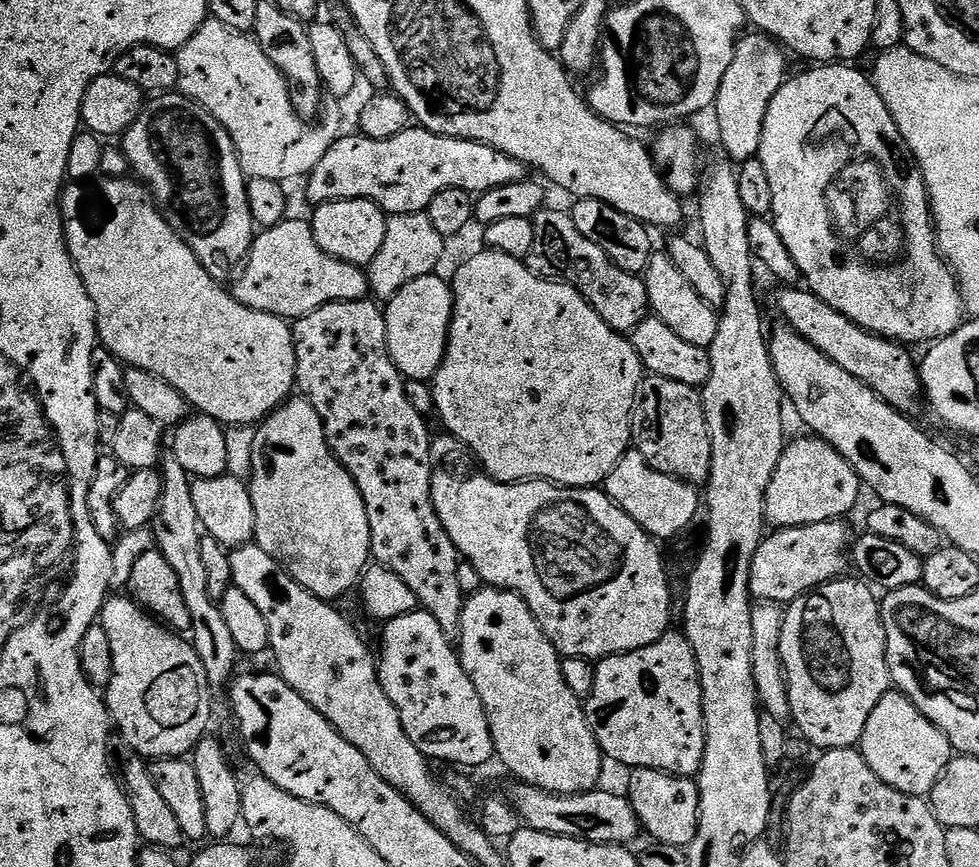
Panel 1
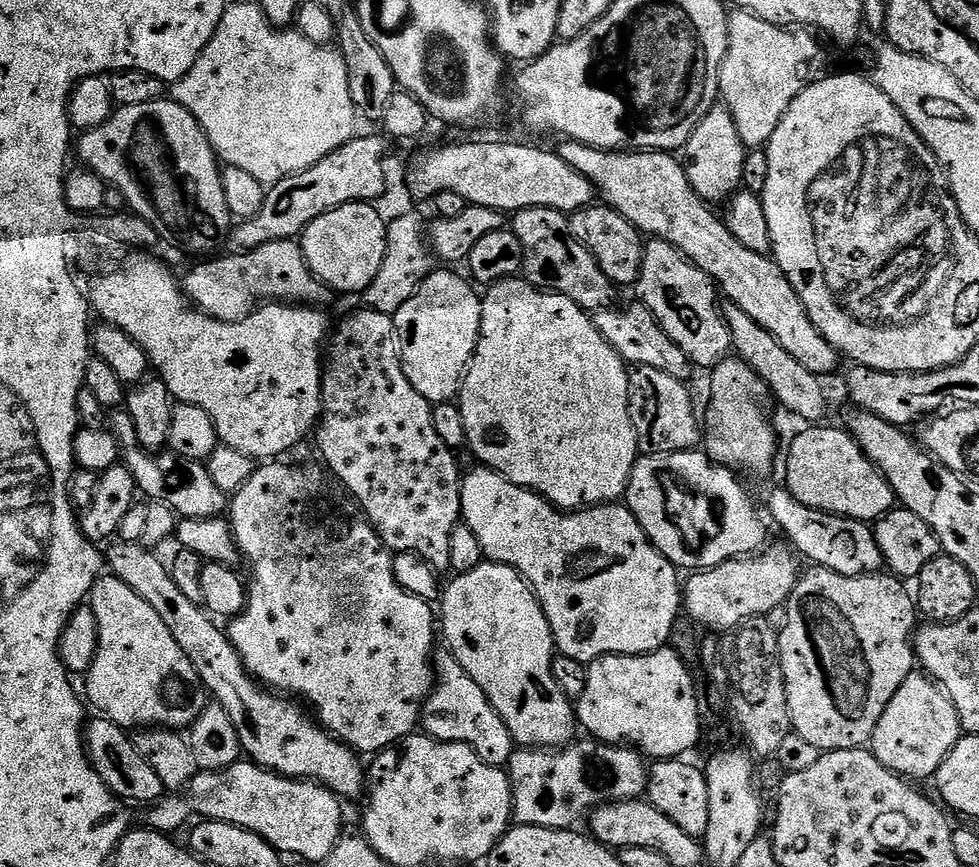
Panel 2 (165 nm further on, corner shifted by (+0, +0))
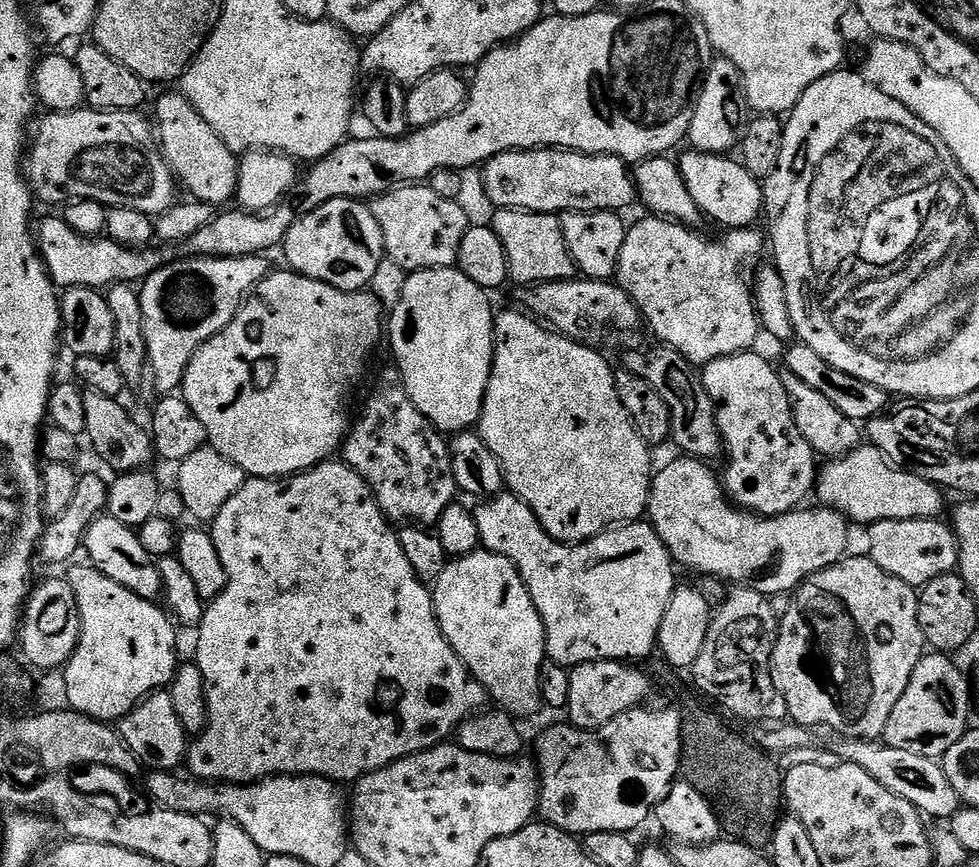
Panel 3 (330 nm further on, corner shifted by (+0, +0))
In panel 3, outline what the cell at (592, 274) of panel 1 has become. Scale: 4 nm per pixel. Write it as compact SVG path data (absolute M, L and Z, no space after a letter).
M496 208L490 227L498 234L506 250L508 274L513 281L517 280L517 285L549 284L551 280L571 280L577 275L578 269L572 262L566 238L562 238L559 215L550 212L524 212L520 208Z

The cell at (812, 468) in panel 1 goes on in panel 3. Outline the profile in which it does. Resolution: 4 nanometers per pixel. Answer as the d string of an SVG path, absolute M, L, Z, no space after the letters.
M861 446L845 456L838 456L827 461L828 464L819 469L816 477L815 495L820 495L819 503L825 508L833 508L849 521L871 526L879 520L927 520L941 515L944 508L944 496L939 484L932 484L926 478L909 472L892 463L878 448Z

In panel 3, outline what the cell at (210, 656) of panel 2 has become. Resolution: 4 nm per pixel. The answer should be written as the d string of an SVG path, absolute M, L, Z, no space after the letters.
M101 514L88 529L84 531L83 551L88 551L87 563L97 568L106 578L118 582L118 586L126 586L138 598L153 602L161 599L164 587L162 574L157 557L148 553L146 546L142 546L137 529L124 525L109 514Z

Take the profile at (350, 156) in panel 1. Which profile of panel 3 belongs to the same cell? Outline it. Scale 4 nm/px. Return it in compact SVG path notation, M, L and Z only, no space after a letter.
M529 148L503 152L483 165L486 194L496 208L520 208L524 212L620 212L638 193L633 173L625 161L616 156L589 156L586 152L569 152L562 148Z

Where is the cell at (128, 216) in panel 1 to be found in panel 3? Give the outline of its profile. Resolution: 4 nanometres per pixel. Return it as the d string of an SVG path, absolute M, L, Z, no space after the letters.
M283 270L284 272L273 271L264 277L262 289L264 288L264 300L249 299L241 307L238 313L238 325L240 324L240 336L232 336L228 340L228 356L204 356L197 354L193 356L190 371L186 377L187 387L183 389L184 401L198 414L198 422L208 435L207 443L217 448L222 455L230 458L252 478L279 478L281 476L295 476L298 472L307 472L315 464L323 464L325 460L335 457L341 451L344 438L350 431L350 416L348 420L348 399L380 340L380 332L386 328L386 310L374 298L371 290L359 292L347 292L338 290L321 280L311 280L309 276L302 276L298 272Z

